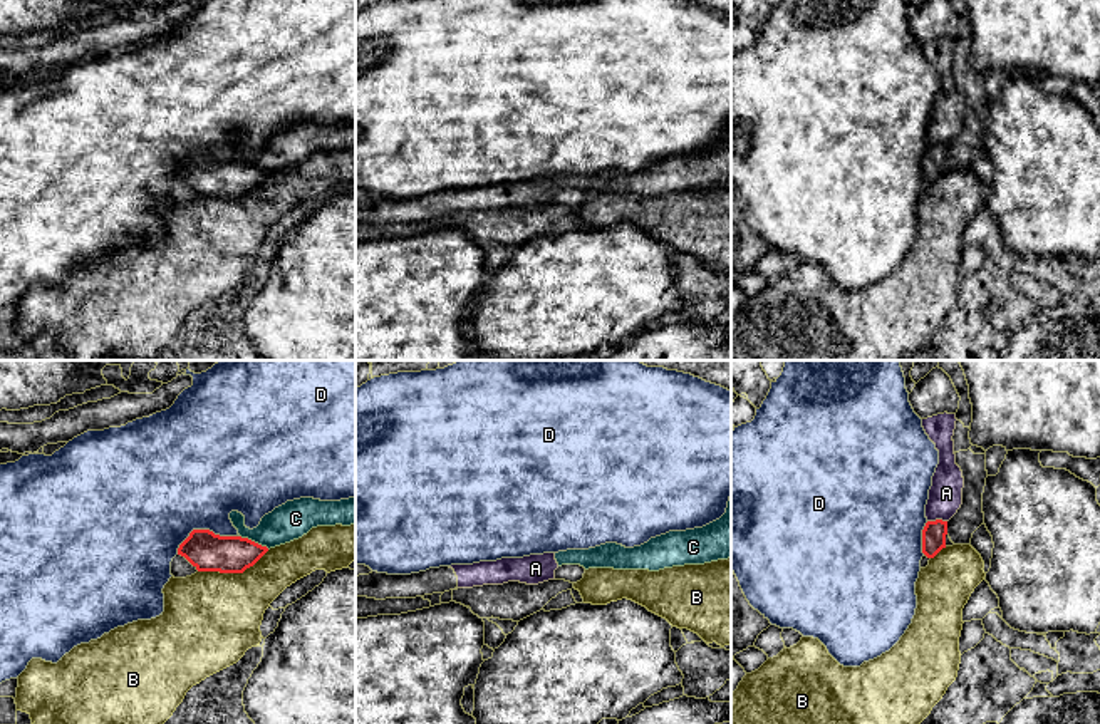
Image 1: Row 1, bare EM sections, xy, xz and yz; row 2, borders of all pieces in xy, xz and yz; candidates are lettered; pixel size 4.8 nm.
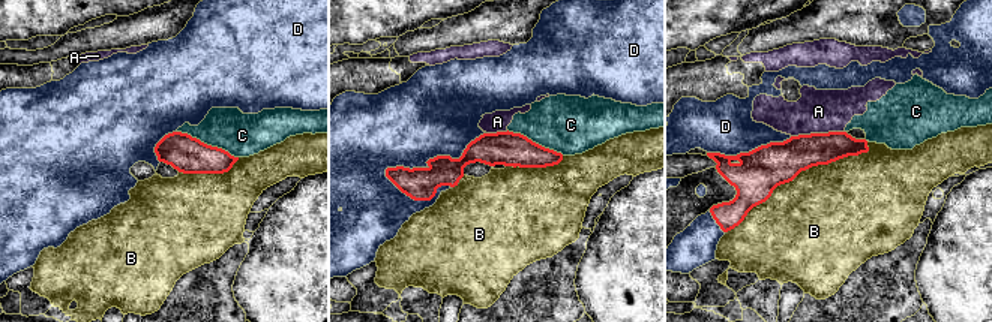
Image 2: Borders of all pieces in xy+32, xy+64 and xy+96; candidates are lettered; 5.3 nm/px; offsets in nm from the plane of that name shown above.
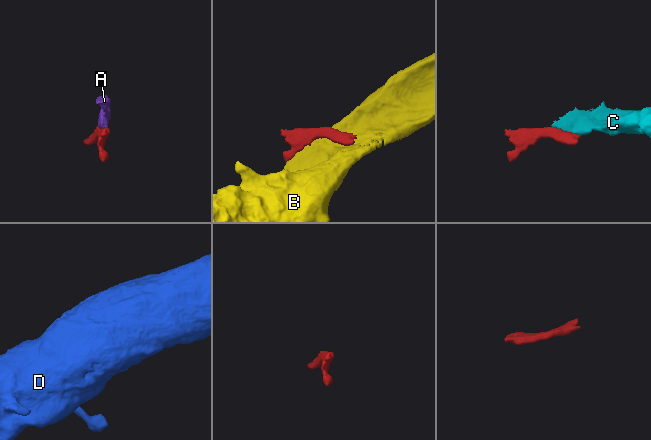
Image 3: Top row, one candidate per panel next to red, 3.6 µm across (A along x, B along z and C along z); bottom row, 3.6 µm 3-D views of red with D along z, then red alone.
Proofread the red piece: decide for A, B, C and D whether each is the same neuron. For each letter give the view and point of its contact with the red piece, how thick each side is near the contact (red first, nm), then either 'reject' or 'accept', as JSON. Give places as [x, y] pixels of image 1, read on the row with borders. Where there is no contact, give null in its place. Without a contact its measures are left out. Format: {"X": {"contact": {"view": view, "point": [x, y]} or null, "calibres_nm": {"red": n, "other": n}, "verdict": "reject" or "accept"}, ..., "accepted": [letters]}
{"A": {"contact": {"view": "yz", "point": [936, 520]}, "calibres_nm": {"red": 110, "other": 160}, "verdict": "reject"}, "B": {"contact": {"view": "xy", "point": [233, 572]}, "calibres_nm": {"red": 190, "other": 460}, "verdict": "reject"}, "C": {"contact": {"view": "xy", "point": [254, 542]}, "calibres_nm": {"red": 190, "other": 180}, "verdict": "reject"}, "D": {"contact": {"view": "xy", "point": [203, 530]}, "calibres_nm": {"red": 190, "other": 480}, "verdict": "reject"}, "accepted": []}

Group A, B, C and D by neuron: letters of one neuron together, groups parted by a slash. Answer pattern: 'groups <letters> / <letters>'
groups A C / B / D

